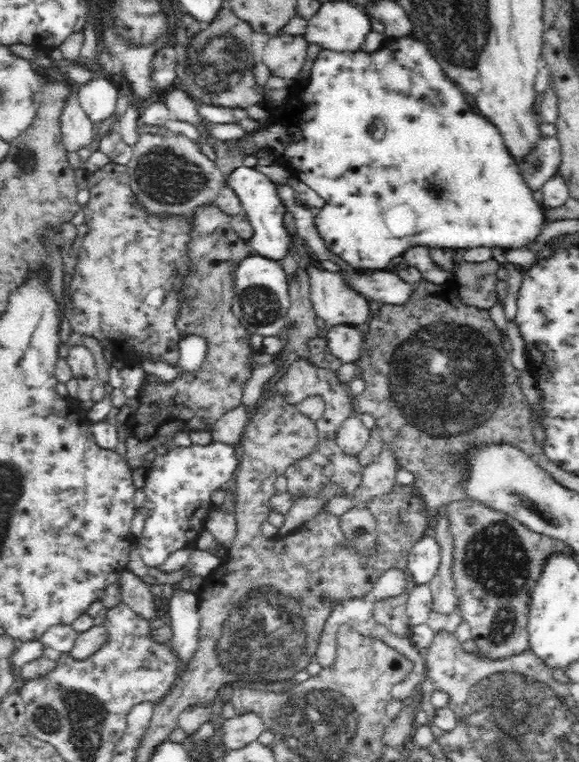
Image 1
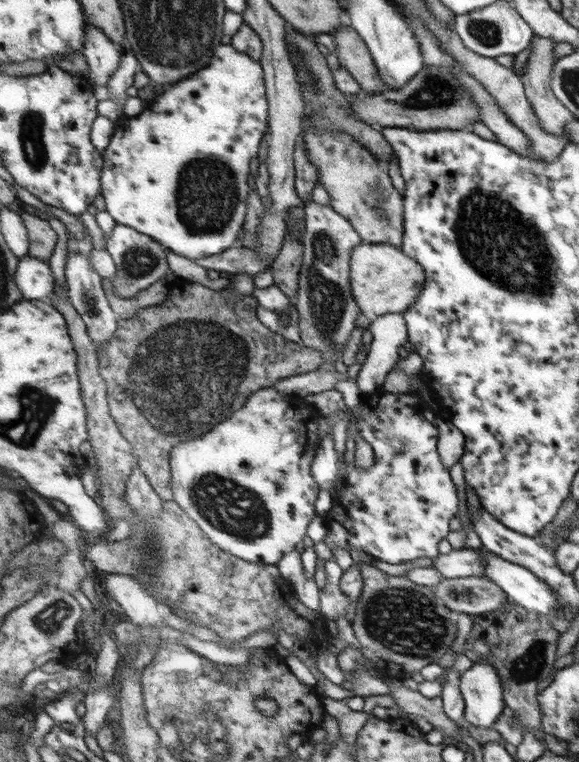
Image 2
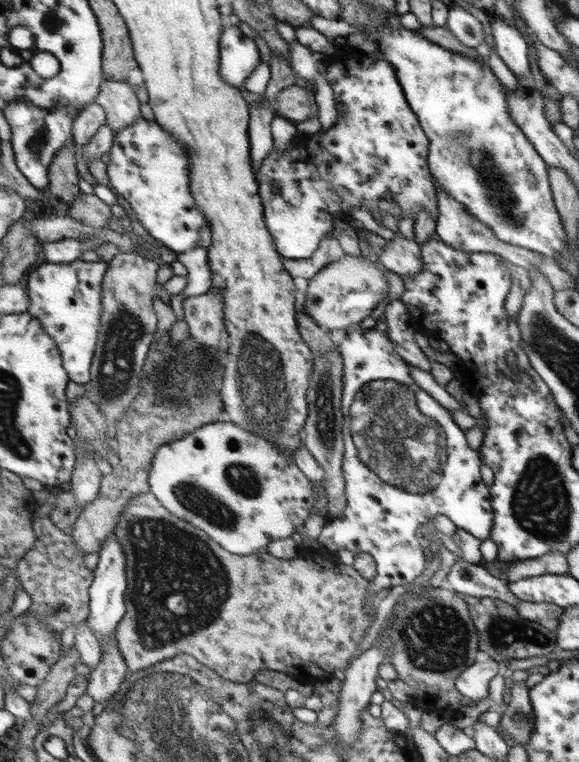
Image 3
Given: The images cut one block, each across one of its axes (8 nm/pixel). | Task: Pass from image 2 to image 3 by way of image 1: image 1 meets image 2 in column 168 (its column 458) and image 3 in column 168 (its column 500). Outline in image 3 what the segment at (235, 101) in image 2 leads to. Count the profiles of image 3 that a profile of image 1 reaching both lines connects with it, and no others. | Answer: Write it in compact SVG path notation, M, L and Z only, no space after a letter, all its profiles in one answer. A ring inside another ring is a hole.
M141 118L134 126L118 133L110 152L112 164L108 176L114 189L133 207L143 227L150 235L177 254L199 248L200 229L211 227L191 186L191 154L170 130L157 119Z

